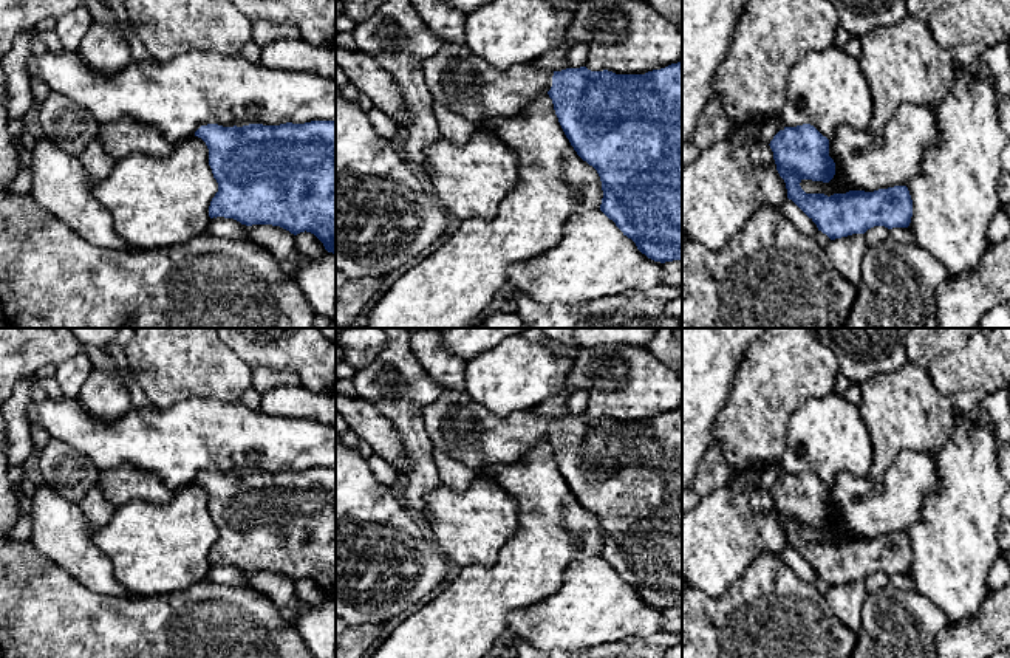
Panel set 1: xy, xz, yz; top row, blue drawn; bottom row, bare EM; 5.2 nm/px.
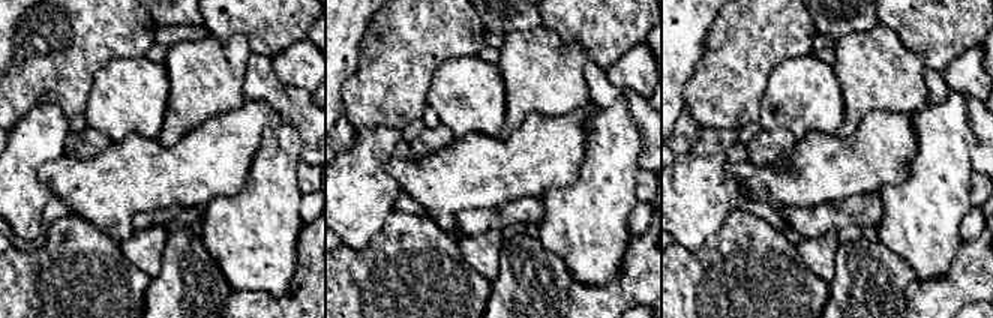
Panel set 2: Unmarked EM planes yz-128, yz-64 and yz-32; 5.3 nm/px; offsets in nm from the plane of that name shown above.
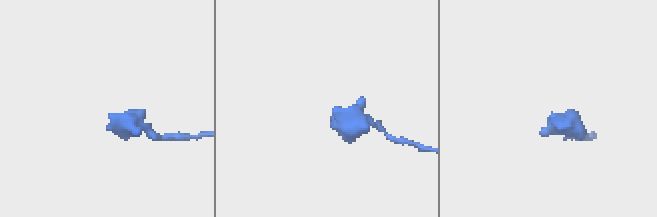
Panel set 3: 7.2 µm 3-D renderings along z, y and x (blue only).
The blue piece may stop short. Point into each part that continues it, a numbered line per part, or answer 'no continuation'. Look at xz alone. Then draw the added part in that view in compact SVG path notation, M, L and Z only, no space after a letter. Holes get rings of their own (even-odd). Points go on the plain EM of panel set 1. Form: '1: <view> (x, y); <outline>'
1: xz (464, 429); M444 390L422 412L435 447L478 471L483 464L510 463L552 434L552 416L514 412L504 418L475 403L467 392Z

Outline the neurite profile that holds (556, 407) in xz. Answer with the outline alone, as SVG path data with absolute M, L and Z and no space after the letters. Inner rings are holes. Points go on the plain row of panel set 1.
M555 396L555 398L541 401L531 412L538 416L552 416L552 418L566 416L569 415L568 413L568 396Z

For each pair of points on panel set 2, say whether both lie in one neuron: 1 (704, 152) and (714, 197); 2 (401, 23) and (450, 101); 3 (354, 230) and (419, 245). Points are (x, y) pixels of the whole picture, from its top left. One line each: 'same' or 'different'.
1: same
2: different
3: different

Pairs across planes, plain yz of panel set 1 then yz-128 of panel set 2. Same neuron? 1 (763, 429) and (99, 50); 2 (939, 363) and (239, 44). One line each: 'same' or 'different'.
1: same
2: different

